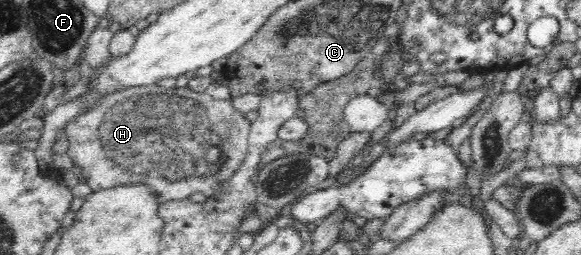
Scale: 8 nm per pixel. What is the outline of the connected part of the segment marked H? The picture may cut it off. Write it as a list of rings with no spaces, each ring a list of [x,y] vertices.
[[[141,85],[136,87],[127,87],[114,93],[106,94],[95,106],[80,112],[65,125],[66,139],[69,141],[67,154],[72,158],[76,166],[82,168],[84,181],[90,186],[93,192],[101,189],[110,189],[114,186],[126,184],[146,184],[150,185],[158,203],[164,203],[168,200],[186,199],[192,193],[200,192],[208,197],[214,192],[221,190],[221,185],[227,182],[240,169],[244,163],[245,155],[248,149],[250,120],[246,119],[246,113],[239,112],[232,105],[232,98],[227,100],[218,100],[210,96],[207,92],[192,91],[188,86],[179,88],[168,88],[152,85]]]

